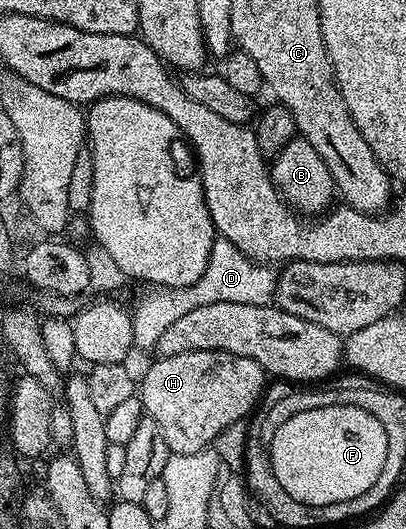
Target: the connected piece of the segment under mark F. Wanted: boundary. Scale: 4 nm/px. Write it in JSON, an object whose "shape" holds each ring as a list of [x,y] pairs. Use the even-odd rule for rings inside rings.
{"shape":[[[328,405],[300,412],[288,419],[287,423],[279,425],[268,441],[269,462],[275,471],[275,479],[279,479],[279,487],[283,487],[291,499],[299,499],[299,503],[304,505],[343,503],[363,495],[363,491],[379,479],[383,463],[387,463],[387,431],[383,431],[383,423],[379,423],[371,411],[354,405]]]}

